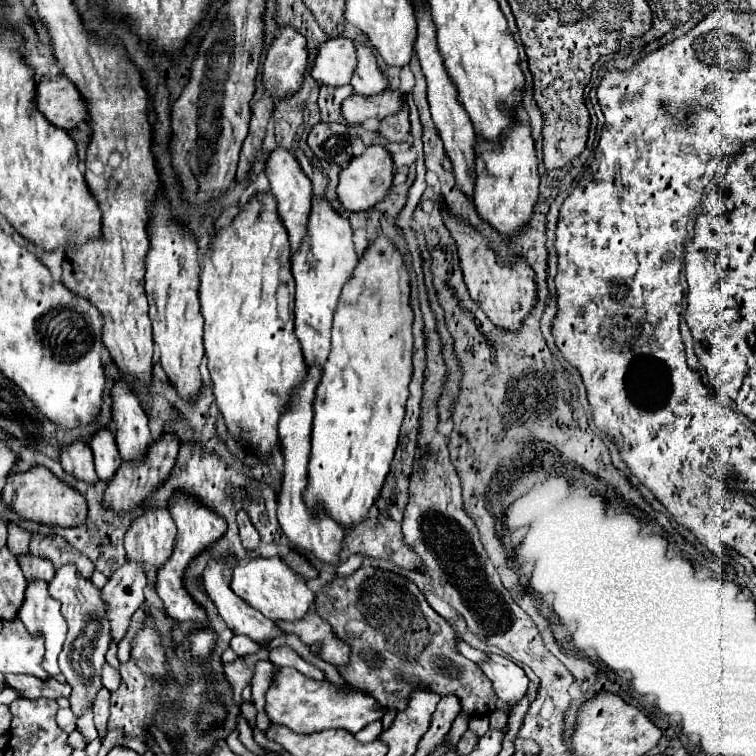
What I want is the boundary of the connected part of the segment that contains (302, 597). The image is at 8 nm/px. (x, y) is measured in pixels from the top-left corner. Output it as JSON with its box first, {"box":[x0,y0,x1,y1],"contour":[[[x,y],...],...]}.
{"box":[231,556,315,622],"contour":[[[279,556],[251,558],[251,560],[245,560],[239,566],[235,566],[231,590],[241,600],[245,600],[251,608],[257,608],[263,616],[267,616],[273,622],[301,620],[305,616],[305,612],[309,610],[311,602],[315,600],[315,594],[307,588],[305,580],[301,576],[295,576],[295,572],[291,572],[291,568],[287,568],[283,564],[283,560],[279,560]]]}

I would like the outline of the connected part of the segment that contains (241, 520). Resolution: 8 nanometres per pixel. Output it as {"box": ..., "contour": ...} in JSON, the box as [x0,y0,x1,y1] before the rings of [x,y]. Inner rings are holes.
{"box":[237,512,259,554],"contour":[[[239,512],[239,516],[237,516],[237,526],[239,526],[239,538],[241,538],[243,548],[245,548],[249,554],[253,554],[253,552],[257,550],[257,546],[259,546],[259,534],[257,534],[257,530],[253,528],[253,524],[251,524],[251,520],[247,518],[245,512]]]}

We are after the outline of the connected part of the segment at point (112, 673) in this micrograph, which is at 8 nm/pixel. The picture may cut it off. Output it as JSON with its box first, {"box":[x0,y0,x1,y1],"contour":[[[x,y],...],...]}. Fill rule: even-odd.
{"box":[103,664,121,692],"contour":[[[109,664],[103,666],[103,686],[109,690],[109,692],[115,692],[119,688],[119,682],[121,682],[121,676],[117,670],[113,670]]]}

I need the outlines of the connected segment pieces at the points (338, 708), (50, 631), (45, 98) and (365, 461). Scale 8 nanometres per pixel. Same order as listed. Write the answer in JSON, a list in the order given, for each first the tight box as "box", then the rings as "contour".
[{"box":[265,668,385,734],"contour":[[[279,668],[273,674],[273,682],[265,694],[265,714],[273,724],[287,726],[297,734],[313,734],[329,728],[345,728],[349,732],[363,730],[369,722],[383,718],[385,710],[379,708],[371,694],[365,692],[351,692],[351,694],[339,694],[329,682],[311,680],[303,674],[295,672],[293,668]]]},{"box":[19,582,67,676],"contour":[[[43,582],[27,584],[27,596],[19,620],[25,624],[27,632],[33,638],[45,640],[45,658],[41,666],[49,676],[57,676],[61,672],[57,656],[65,642],[67,624],[59,612],[59,602],[51,600],[51,596],[47,594],[47,584]]]},{"box":[35,74,87,132],"contour":[[[45,74],[35,84],[35,104],[39,112],[57,128],[69,132],[87,120],[83,98],[63,76]]]},{"box":[305,238,413,530],"contour":[[[377,238],[359,258],[357,268],[351,274],[351,280],[345,284],[343,292],[341,292],[341,302],[335,310],[335,318],[333,318],[333,346],[331,346],[331,354],[325,362],[325,370],[321,376],[321,382],[317,386],[315,392],[315,402],[313,402],[313,432],[311,432],[311,460],[309,460],[309,484],[307,484],[307,492],[305,492],[305,504],[309,508],[313,508],[315,514],[327,514],[329,518],[333,518],[339,526],[343,526],[345,530],[361,524],[371,506],[375,504],[375,500],[381,494],[381,488],[385,484],[385,478],[391,470],[391,462],[395,456],[395,448],[397,448],[397,440],[399,440],[399,430],[401,430],[401,422],[405,416],[405,400],[409,396],[409,380],[411,380],[411,352],[413,352],[413,336],[411,336],[411,324],[413,324],[413,312],[409,306],[409,274],[403,266],[401,254],[393,248],[393,242],[389,242],[387,238]]]}]

